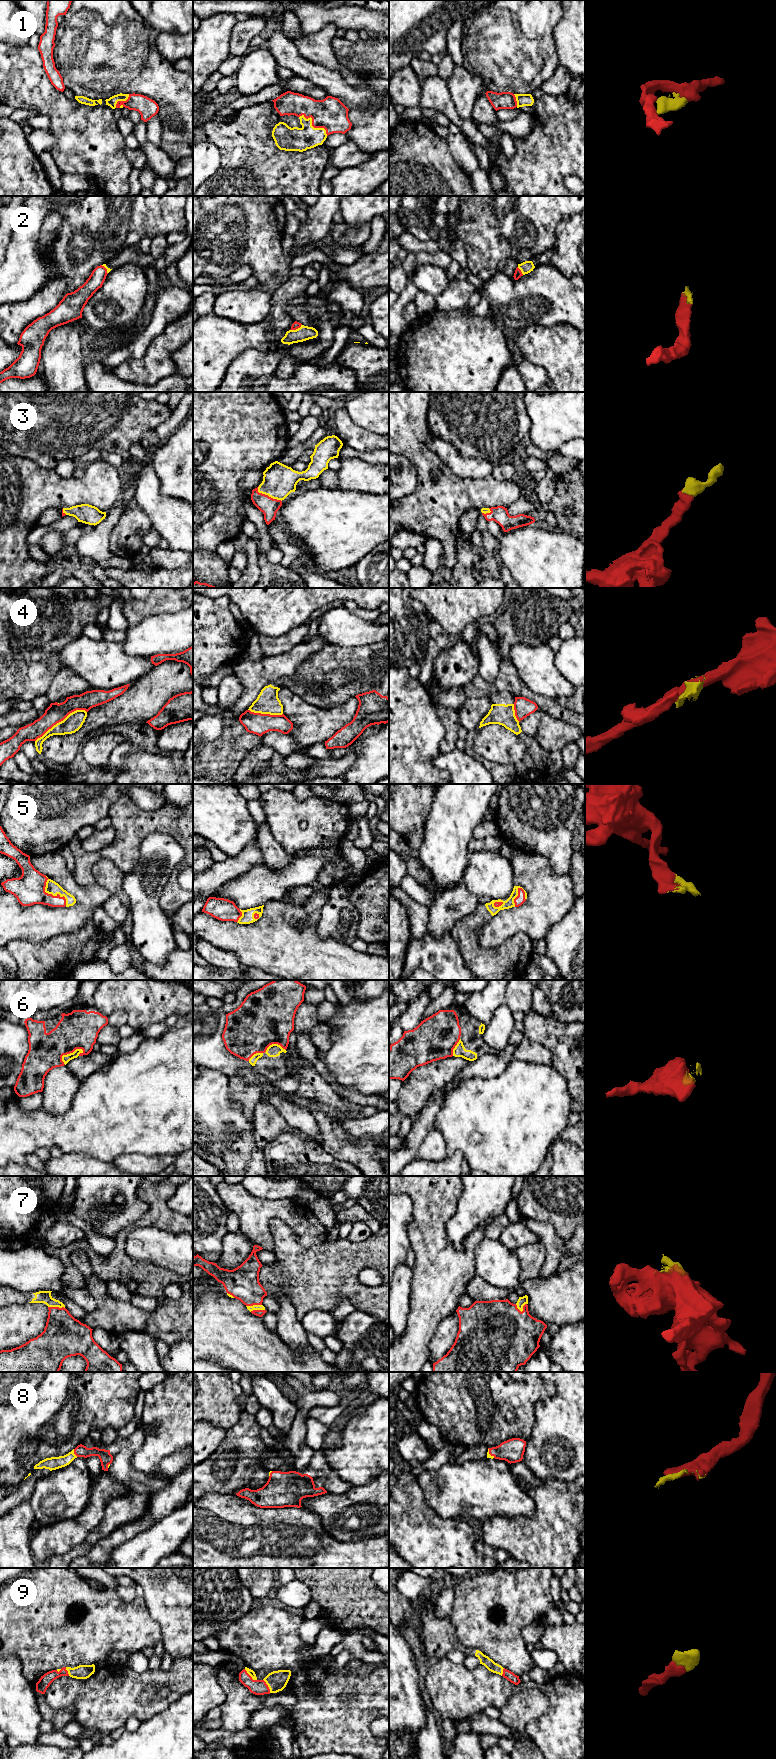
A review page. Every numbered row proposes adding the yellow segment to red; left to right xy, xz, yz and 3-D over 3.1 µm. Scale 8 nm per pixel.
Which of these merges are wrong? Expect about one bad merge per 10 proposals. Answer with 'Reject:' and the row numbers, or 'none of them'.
Reject: 4

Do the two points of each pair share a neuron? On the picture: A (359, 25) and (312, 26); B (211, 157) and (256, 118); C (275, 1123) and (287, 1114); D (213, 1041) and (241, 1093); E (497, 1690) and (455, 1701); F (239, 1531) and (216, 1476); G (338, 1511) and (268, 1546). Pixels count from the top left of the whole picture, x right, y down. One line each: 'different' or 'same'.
A: same
B: different
C: different
D: different
E: same
F: different
G: different

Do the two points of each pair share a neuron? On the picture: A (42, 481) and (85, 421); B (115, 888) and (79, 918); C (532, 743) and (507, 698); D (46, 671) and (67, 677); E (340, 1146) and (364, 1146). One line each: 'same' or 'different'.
A: different
B: different
C: same
D: different
E: same

